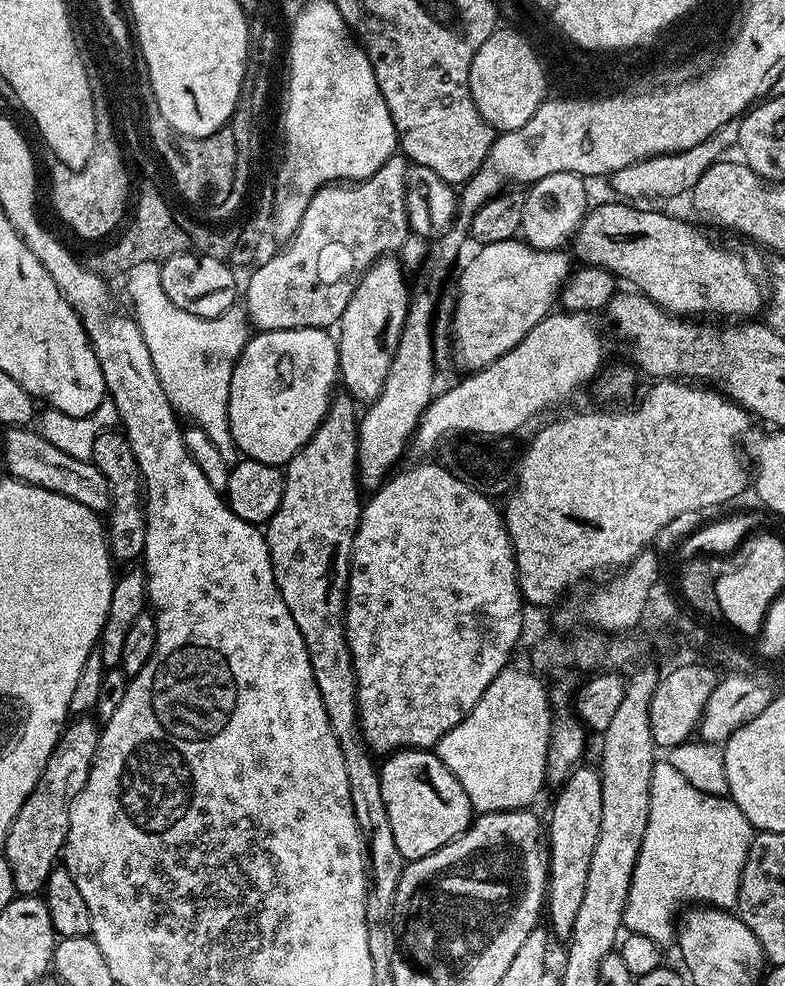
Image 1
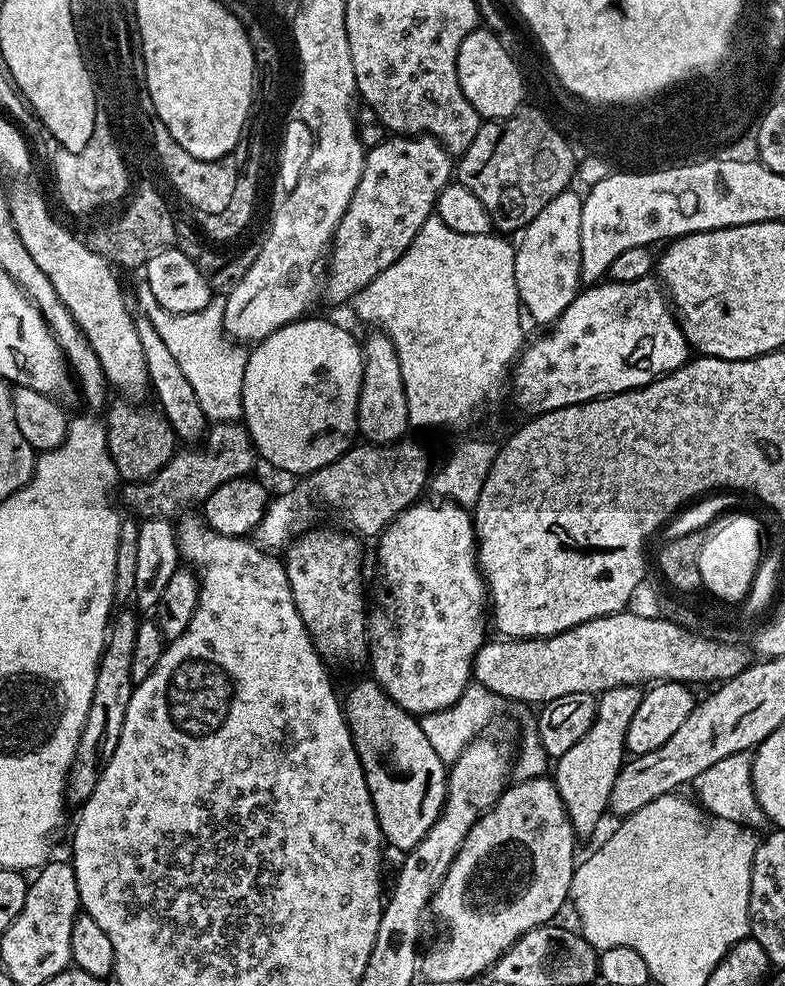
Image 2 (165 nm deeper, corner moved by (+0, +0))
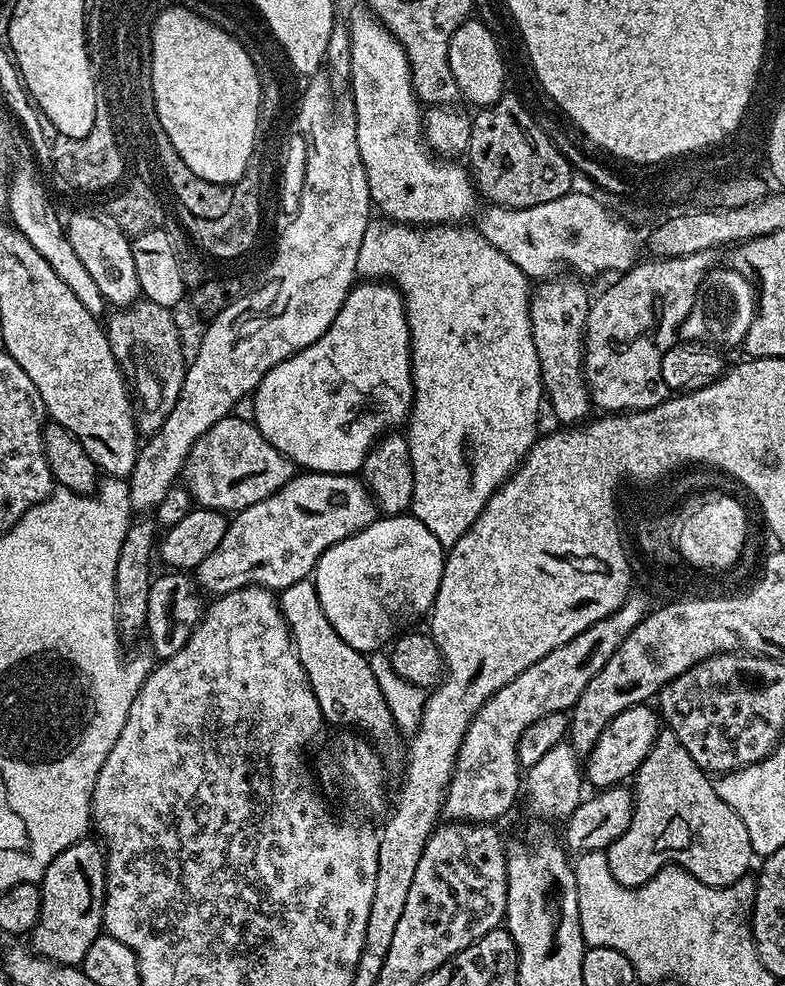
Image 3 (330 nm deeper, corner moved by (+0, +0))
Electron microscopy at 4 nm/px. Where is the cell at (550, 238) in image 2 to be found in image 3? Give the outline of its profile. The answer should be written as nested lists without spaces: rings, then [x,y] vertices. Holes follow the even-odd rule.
[[[557,275],[537,283],[528,302],[530,330],[534,350],[538,350],[546,404],[564,426],[579,425],[590,416],[590,397],[584,383],[584,331],[588,325],[590,295],[579,283],[583,284],[571,275]]]

